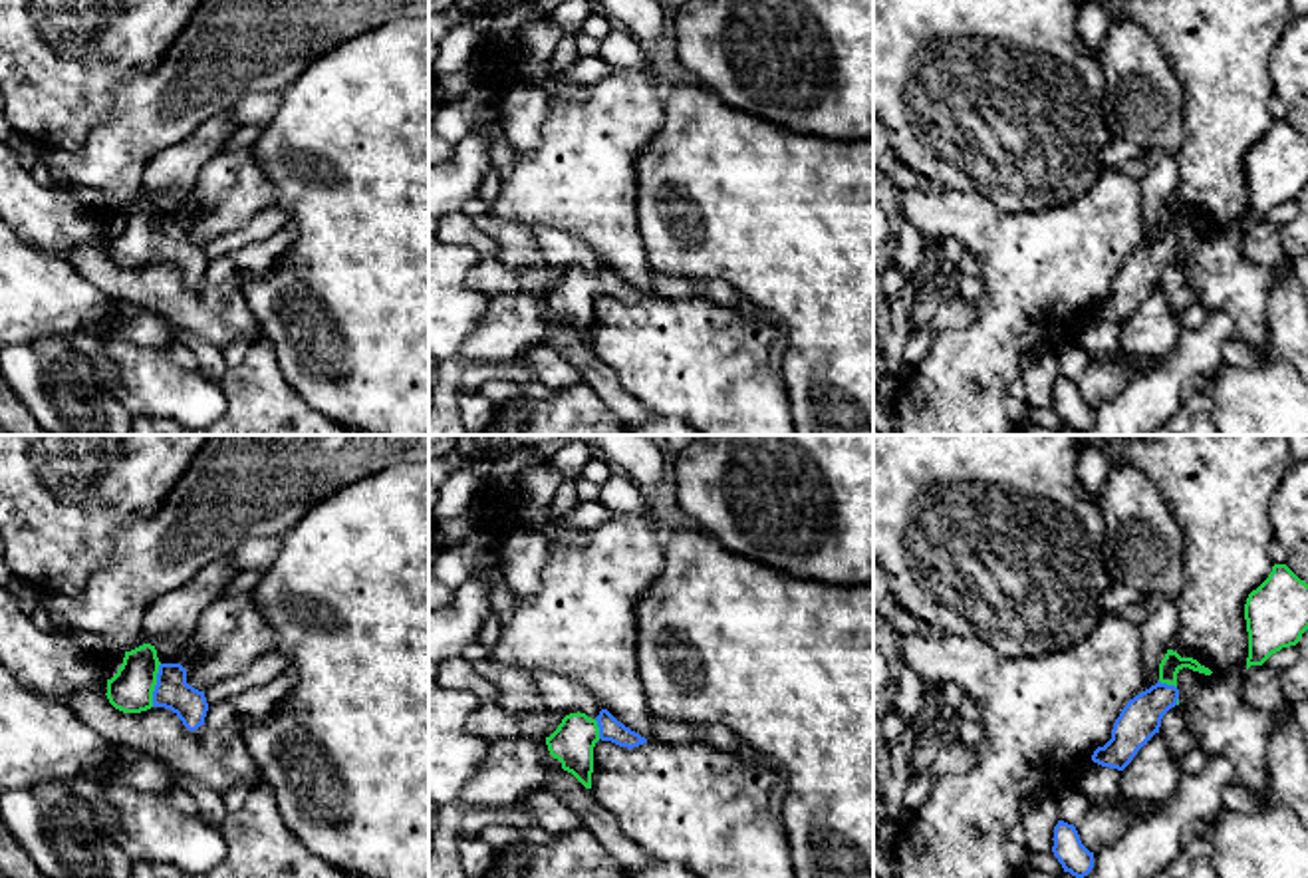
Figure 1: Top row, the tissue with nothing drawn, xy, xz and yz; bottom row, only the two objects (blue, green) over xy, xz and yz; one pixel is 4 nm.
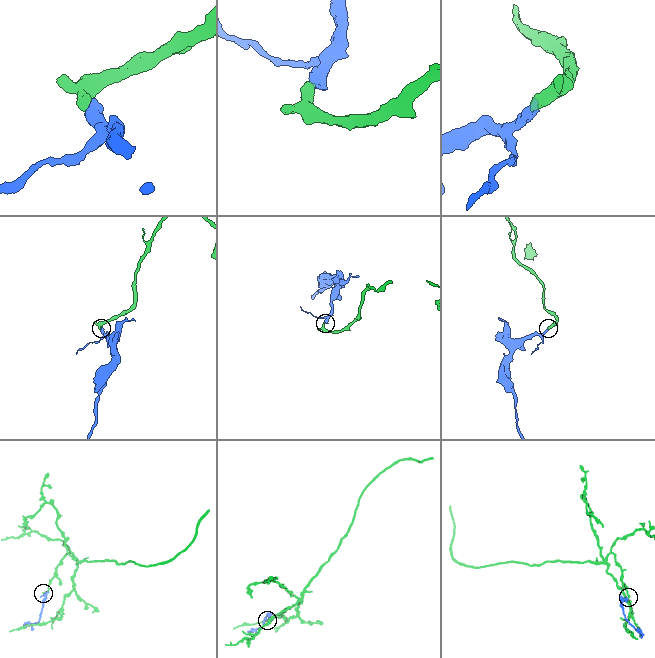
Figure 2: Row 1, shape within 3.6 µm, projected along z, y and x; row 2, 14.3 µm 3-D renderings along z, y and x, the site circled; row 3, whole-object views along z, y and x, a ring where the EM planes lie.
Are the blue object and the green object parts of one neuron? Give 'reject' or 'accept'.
accept

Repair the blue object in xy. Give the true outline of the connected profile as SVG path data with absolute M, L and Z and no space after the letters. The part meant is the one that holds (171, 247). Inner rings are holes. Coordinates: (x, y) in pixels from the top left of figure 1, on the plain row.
M151 199L125 207L121 222L107 234L105 250L123 268L171 264L189 286L204 280L208 266L204 246L187 238L187 224L181 219L161 219Z

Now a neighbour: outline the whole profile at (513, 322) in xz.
M546 292L502 294L490 300L486 314L458 354L474 362L500 364L538 344L558 326L562 318L550 310Z

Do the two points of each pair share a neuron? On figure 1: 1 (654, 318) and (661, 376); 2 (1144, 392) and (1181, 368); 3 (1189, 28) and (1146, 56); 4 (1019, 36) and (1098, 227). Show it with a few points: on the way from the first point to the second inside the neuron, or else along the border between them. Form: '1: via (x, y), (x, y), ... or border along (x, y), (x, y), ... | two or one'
1: via (654, 332), (654, 342), (661, 350), (661, 362) | one
2: via (1154, 392), (1172, 376) | one
3: border along (1132, 20), (1158, 42), (1183, 88) | two
4: border along (1102, 171), (1084, 193), (1041, 211) | two

